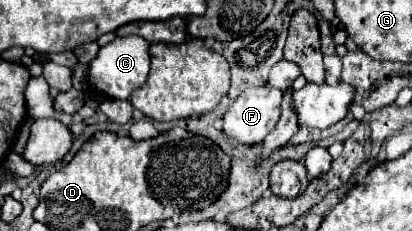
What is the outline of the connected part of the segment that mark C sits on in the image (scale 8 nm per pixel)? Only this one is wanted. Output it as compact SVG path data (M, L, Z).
M140 36L116 38L110 44L102 46L100 52L96 54L96 58L90 62L90 70L88 70L90 86L98 92L104 92L110 98L128 100L130 94L146 82L146 76L150 70L148 48L150 48L150 44Z

